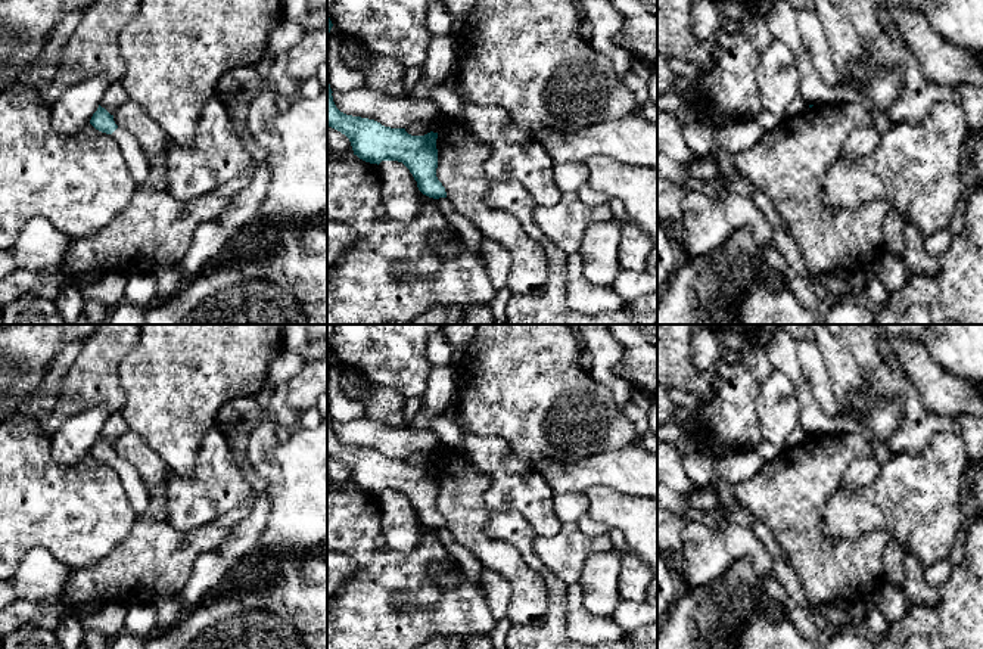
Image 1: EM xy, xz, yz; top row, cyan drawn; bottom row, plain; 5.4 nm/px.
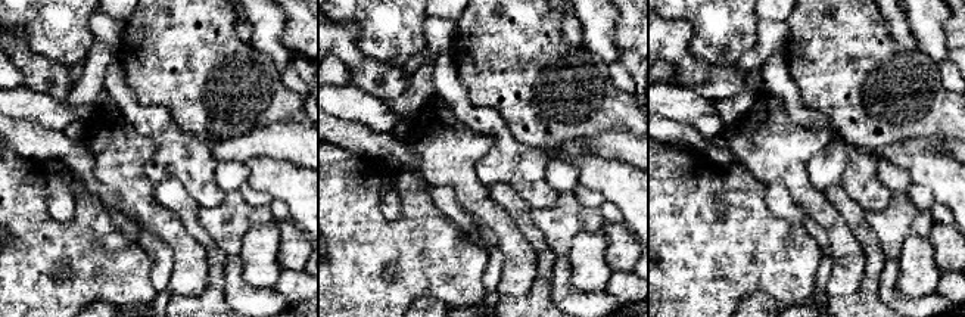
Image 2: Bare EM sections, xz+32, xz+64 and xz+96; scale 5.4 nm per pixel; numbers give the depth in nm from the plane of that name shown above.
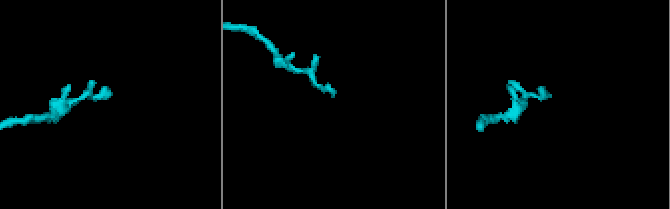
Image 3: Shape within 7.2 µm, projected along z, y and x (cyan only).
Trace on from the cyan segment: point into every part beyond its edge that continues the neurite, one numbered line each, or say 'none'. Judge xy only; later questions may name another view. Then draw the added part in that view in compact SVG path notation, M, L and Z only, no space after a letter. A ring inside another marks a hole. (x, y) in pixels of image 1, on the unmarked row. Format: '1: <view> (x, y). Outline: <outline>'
1: xy (133, 484). Outline: M121 457L111 466L118 473L131 506L141 513L147 507L150 496L137 469Z

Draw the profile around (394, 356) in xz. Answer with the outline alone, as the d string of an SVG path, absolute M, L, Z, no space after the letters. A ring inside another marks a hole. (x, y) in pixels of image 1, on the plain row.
M335 324L329 348L339 363L357 367L370 385L393 389L404 398L423 398L432 370L426 344L441 327L442 324Z

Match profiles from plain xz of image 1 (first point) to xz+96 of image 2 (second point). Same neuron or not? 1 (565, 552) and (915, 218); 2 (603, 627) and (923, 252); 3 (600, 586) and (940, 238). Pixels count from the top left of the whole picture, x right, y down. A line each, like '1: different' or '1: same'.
1: same
2: different
3: different

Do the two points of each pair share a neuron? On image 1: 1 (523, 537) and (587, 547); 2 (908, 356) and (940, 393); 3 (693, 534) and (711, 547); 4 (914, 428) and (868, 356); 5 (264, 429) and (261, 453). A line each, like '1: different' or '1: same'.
1: different
2: same
3: same
4: same
5: same

